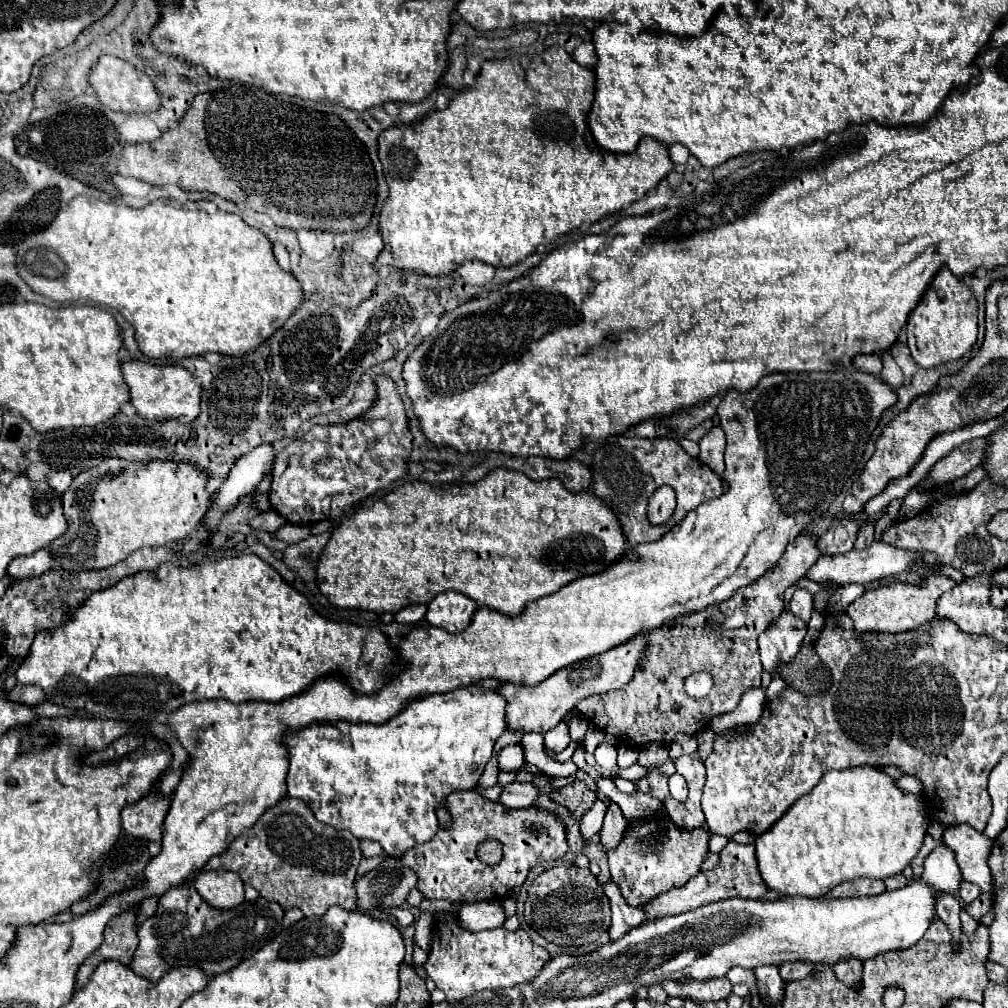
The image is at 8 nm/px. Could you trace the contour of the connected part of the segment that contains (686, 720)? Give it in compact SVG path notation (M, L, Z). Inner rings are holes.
M796 536L796 540L784 550L784 556L764 576L760 576L756 584L740 588L732 600L724 600L724 604L706 608L704 612L692 612L692 616L684 616L684 620L676 620L676 624L664 624L664 628L650 632L648 652L634 678L620 690L580 700L576 710L600 730L634 746L670 742L678 732L690 736L698 734L706 728L712 716L734 710L748 688L760 686L762 664L756 640L760 632L780 616L784 608L784 602L780 600L784 590L804 578L808 568L812 568L820 556L818 536ZM700 670L714 678L714 686L704 700L696 702L684 692L684 680Z

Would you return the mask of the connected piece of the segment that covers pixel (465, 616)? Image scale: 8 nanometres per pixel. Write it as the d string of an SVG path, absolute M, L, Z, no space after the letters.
M448 590L448 592L440 592L440 596L436 596L428 604L426 620L432 626L440 626L446 632L458 634L464 632L464 628L468 628L476 608L478 604L474 600L468 600L468 596Z

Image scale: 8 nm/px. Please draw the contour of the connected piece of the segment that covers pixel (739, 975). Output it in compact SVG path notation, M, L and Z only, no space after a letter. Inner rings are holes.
M736 966L732 972L728 972L728 976L726 976L732 984L750 984L750 994L758 994L758 988L756 988L756 976L754 976L754 972L746 972L746 970L742 970L740 966Z

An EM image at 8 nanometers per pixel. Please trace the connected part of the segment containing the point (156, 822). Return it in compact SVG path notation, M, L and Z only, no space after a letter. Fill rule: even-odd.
M150 792L150 796L122 810L122 828L138 838L162 840L164 836L162 824L168 814L168 808L170 808L170 796Z

